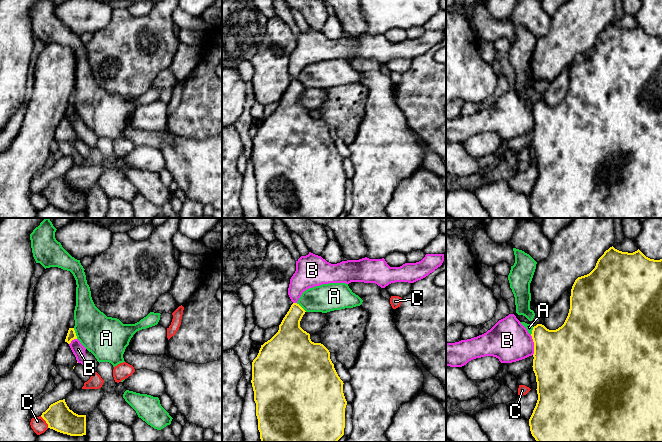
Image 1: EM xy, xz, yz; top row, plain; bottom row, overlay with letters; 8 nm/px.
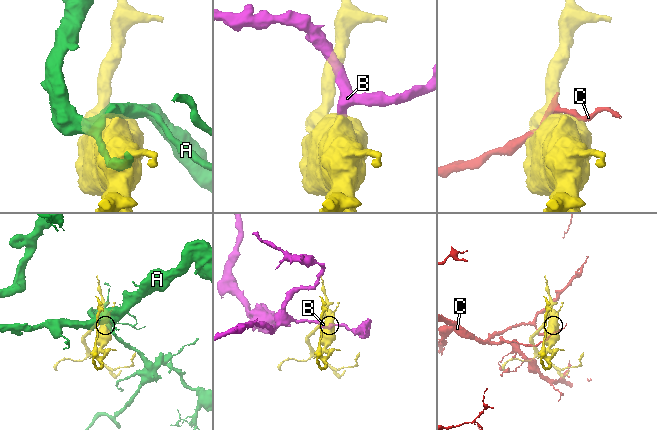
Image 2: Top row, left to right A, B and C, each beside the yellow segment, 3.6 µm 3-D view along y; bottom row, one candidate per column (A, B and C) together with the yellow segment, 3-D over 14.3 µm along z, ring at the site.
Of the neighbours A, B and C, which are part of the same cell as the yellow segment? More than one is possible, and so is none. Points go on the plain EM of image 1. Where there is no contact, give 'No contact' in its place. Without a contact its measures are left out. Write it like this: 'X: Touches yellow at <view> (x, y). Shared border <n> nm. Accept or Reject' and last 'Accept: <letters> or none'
A: Touches yellow at xy (75, 109). Shared border 90 nm. Reject
B: Touches yellow at yz (534, 121). Shared border 160 nm. Reject
C: Touches yellow at xy (46, 198). Shared border 120 nm. Reject
Accept: none

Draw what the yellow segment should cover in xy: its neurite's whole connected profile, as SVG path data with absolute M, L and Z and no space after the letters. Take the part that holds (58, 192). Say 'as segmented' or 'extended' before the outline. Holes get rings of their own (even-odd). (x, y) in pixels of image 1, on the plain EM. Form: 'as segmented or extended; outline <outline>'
as segmented; outline M65 175L49 182L41 193L48 204L70 212L86 211L86 191L78 191L69 185Z

